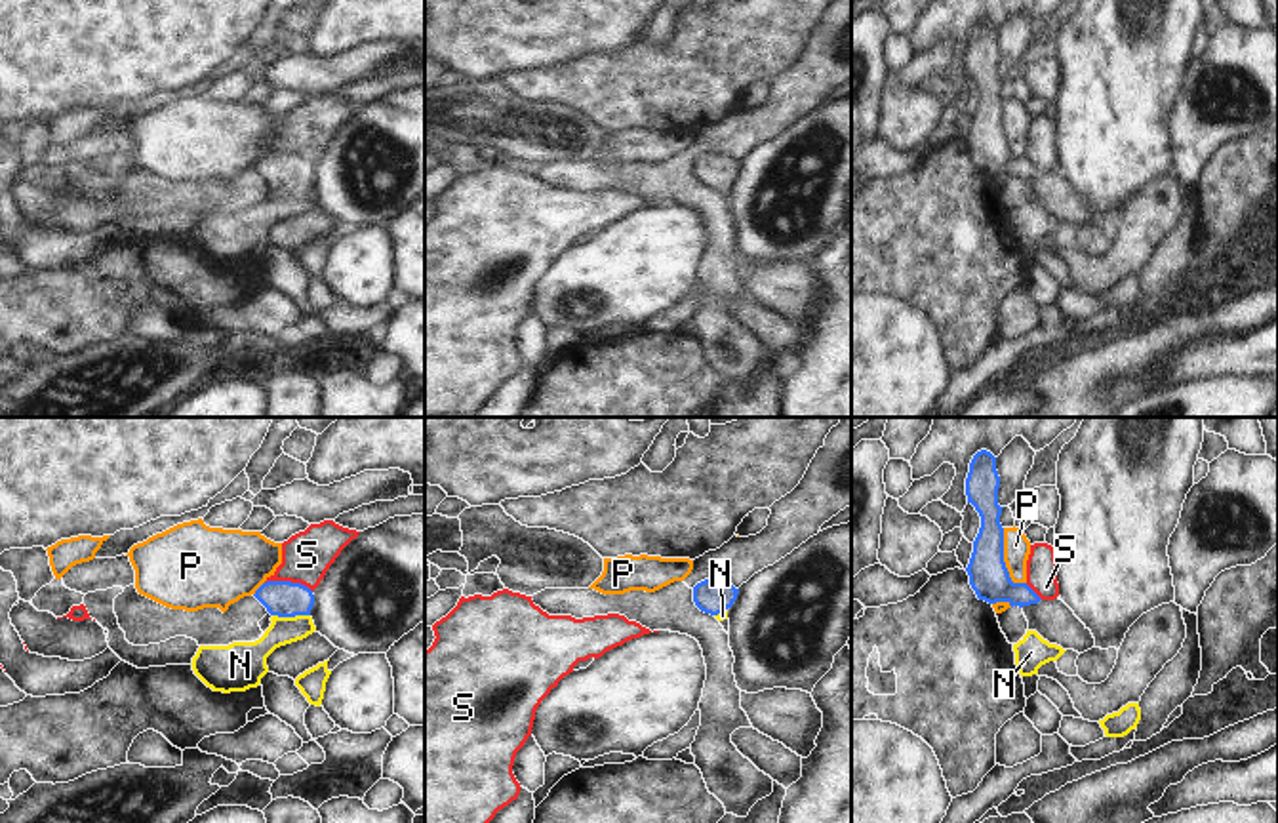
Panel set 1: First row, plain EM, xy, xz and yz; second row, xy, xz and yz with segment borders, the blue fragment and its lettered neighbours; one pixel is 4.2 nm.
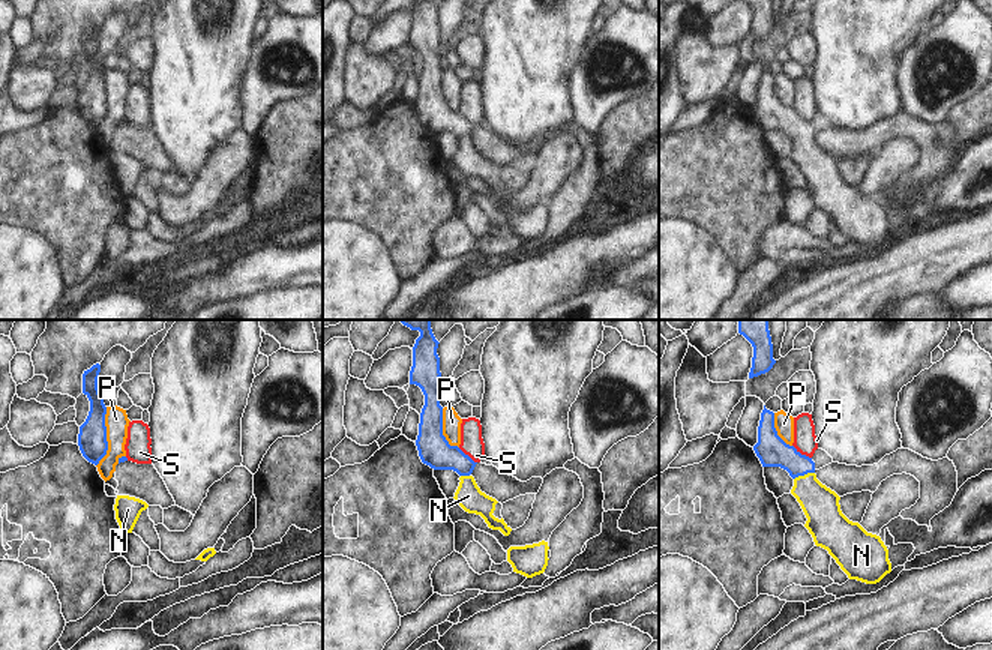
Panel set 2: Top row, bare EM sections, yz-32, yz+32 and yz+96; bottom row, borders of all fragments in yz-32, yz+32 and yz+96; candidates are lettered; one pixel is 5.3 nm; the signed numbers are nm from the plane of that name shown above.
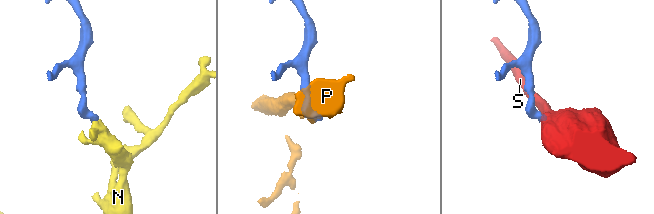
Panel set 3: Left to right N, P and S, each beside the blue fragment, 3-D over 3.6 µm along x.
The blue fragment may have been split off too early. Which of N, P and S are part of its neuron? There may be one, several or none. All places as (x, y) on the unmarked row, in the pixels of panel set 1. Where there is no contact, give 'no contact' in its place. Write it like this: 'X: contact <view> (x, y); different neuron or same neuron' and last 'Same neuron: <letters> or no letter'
N: contact xy (292, 189); same neuron
P: contact yz (1002, 134); different neuron
S: contact xy (288, 155); different neuron
Same neuron: N

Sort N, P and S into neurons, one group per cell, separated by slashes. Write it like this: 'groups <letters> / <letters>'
groups N / P / S

